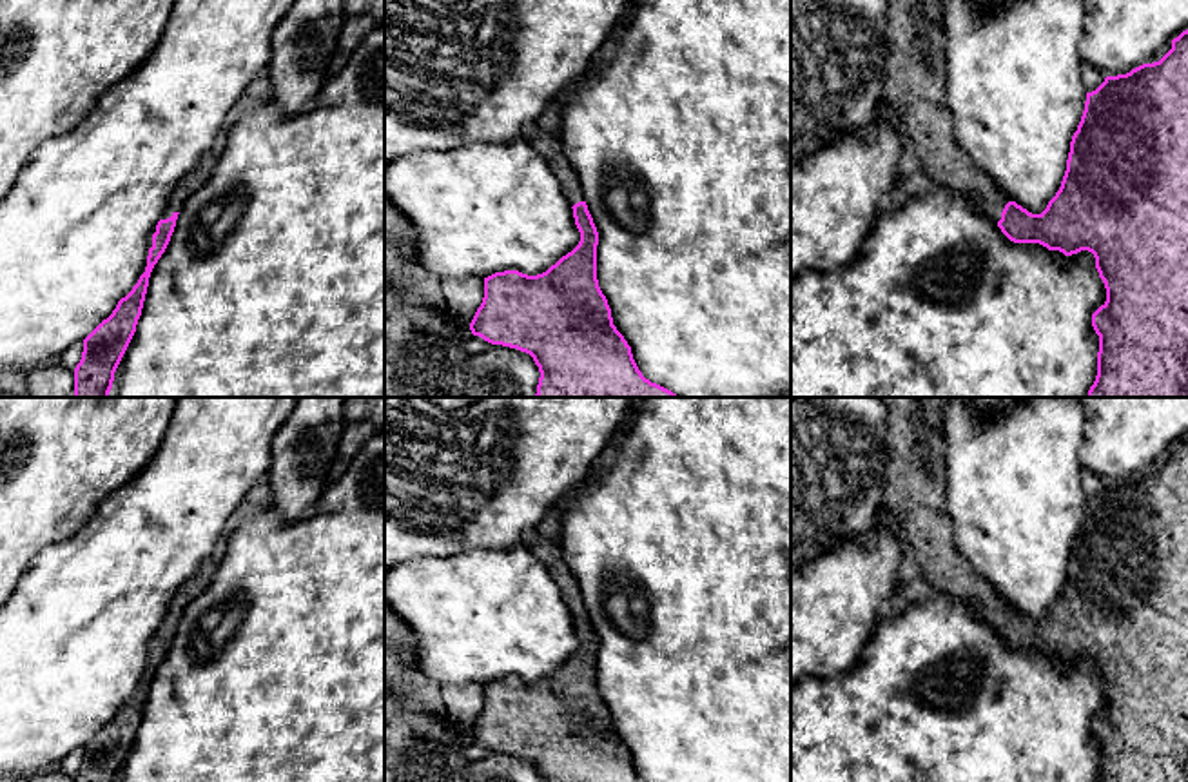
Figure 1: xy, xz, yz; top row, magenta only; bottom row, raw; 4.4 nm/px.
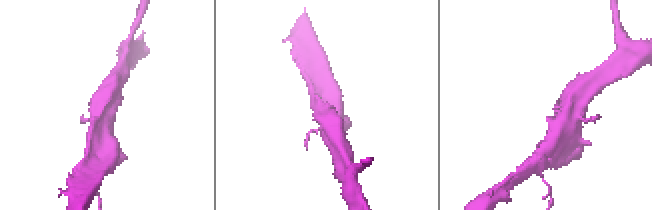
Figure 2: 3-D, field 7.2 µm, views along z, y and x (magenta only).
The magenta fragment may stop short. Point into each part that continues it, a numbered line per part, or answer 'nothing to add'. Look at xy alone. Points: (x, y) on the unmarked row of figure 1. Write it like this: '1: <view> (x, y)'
1: xy (198, 583)

